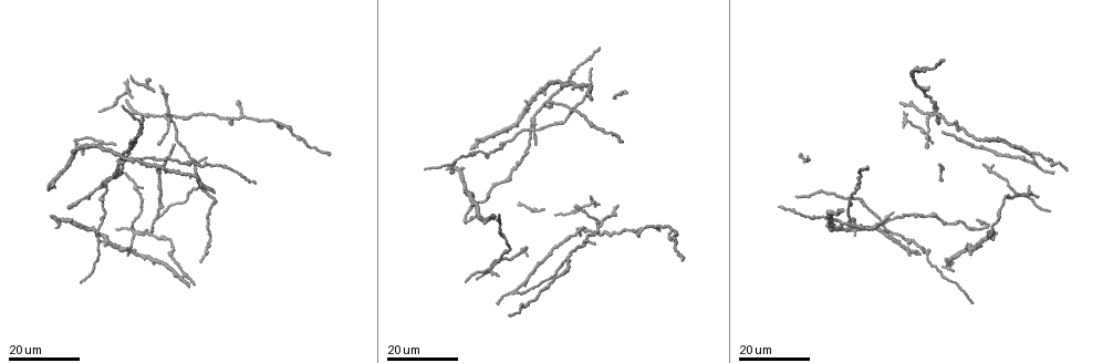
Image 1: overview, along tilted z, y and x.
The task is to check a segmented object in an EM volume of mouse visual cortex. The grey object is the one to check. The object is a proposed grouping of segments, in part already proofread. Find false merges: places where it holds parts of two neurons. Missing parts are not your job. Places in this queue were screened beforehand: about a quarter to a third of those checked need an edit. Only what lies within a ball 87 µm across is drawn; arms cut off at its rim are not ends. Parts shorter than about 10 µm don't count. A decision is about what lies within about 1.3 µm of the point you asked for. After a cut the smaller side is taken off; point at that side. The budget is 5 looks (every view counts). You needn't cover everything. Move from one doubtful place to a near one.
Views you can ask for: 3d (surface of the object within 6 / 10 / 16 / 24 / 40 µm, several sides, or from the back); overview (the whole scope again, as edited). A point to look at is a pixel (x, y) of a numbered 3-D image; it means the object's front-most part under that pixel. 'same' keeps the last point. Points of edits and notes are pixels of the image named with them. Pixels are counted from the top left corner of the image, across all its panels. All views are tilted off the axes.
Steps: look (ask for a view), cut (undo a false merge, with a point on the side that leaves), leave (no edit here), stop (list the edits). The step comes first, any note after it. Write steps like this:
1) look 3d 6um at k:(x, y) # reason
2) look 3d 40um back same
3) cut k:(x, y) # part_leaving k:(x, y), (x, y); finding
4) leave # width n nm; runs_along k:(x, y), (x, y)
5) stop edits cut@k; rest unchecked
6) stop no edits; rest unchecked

look 3d 16um at 1:(514, 292) # three-way junction

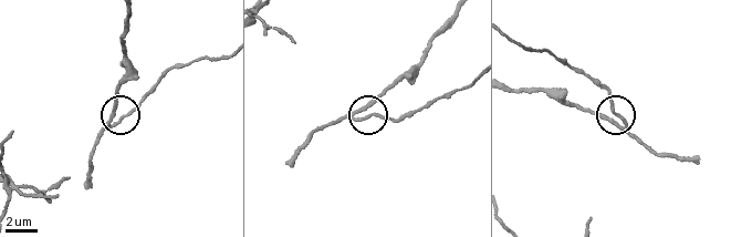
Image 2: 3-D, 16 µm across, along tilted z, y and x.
look 3d 6um at 2:(361, 110)

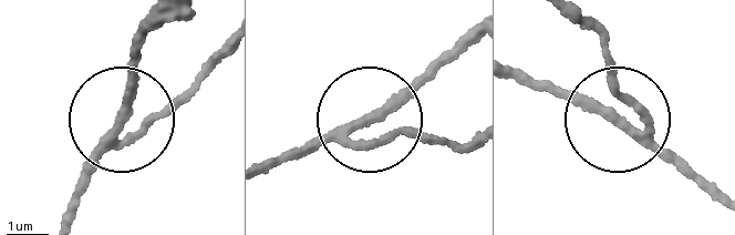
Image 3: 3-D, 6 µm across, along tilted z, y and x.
cut 3:(162, 116) # part_leaving 3:(650, 140), (573, 18); a second neuron is stuck on

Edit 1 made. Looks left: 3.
look 3d 16um at 1:(495, 215) # three arms meet

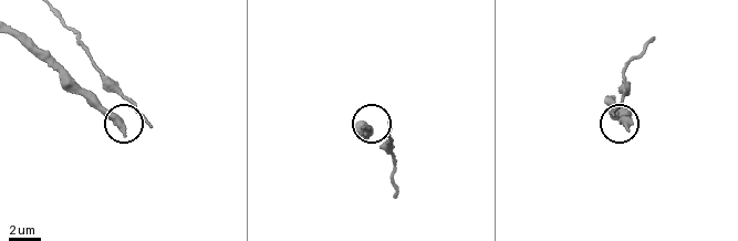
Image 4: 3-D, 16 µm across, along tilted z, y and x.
look 3d 6um at 4:(118, 118) # zoom in

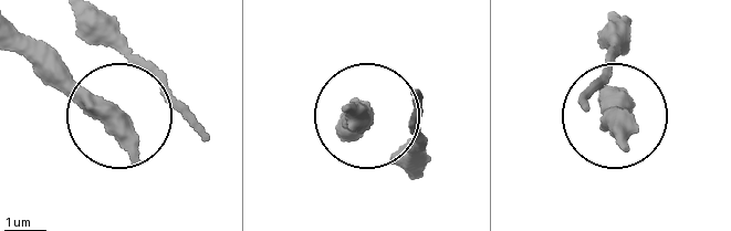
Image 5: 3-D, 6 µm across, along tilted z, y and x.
leave # width 340 nm; all the same neuron

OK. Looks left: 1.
stop edits cut@3; rest unchecked

